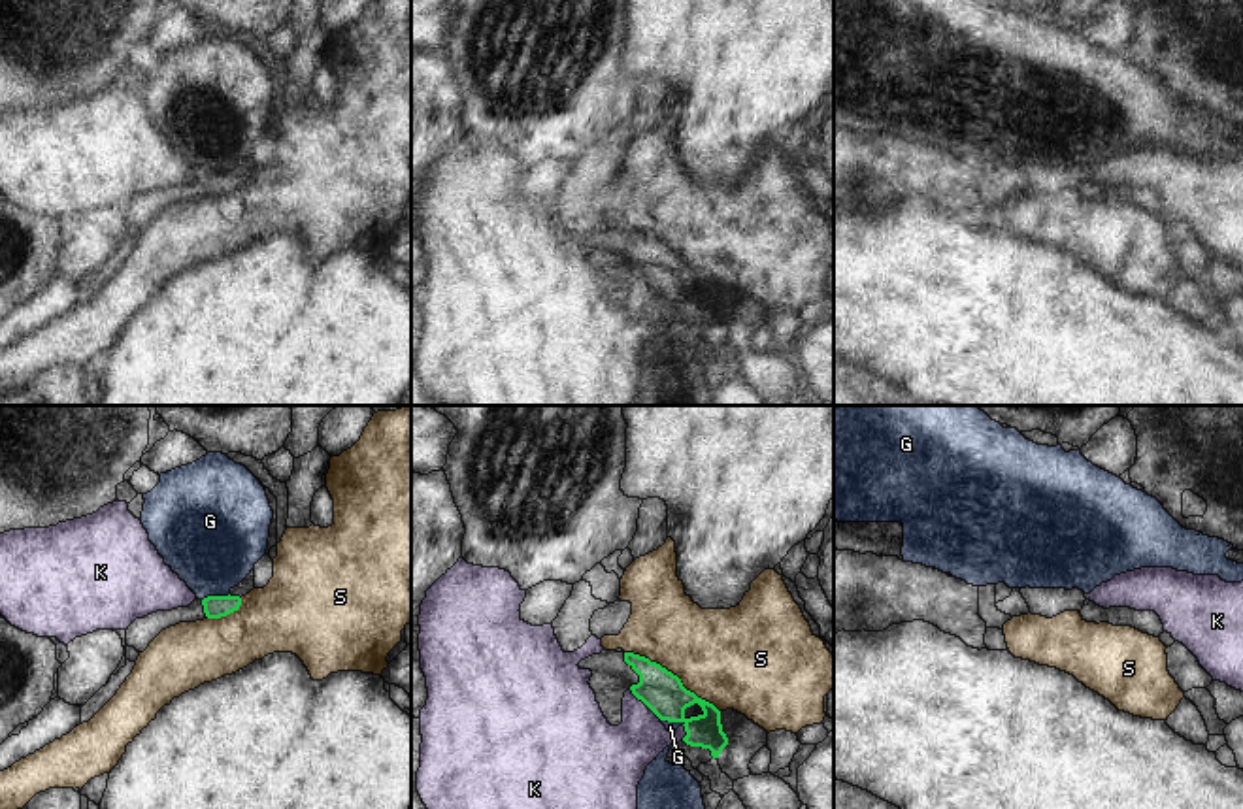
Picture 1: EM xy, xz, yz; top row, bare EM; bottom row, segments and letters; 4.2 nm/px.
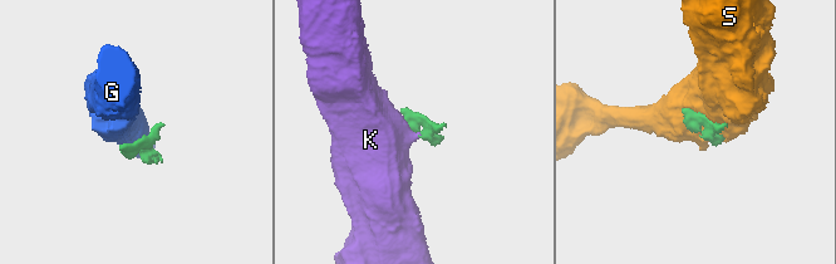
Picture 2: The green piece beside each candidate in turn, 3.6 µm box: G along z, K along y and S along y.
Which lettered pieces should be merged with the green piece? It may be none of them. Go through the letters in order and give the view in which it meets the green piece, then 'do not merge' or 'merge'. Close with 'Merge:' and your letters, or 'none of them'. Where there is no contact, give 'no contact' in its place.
G: xy | do not merge
K: xz | do not merge
S: xz | do not merge
Merge: none of them

